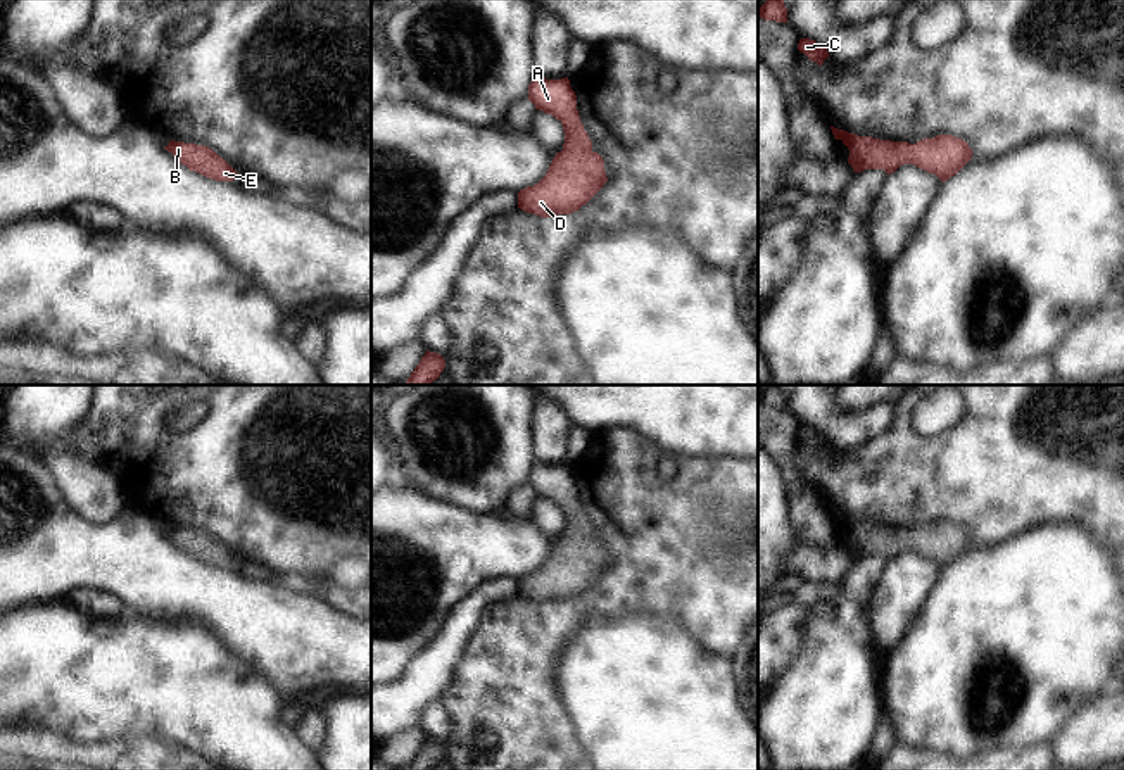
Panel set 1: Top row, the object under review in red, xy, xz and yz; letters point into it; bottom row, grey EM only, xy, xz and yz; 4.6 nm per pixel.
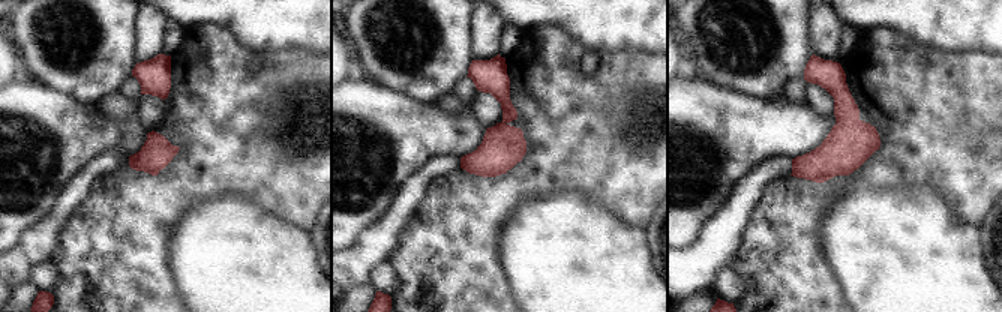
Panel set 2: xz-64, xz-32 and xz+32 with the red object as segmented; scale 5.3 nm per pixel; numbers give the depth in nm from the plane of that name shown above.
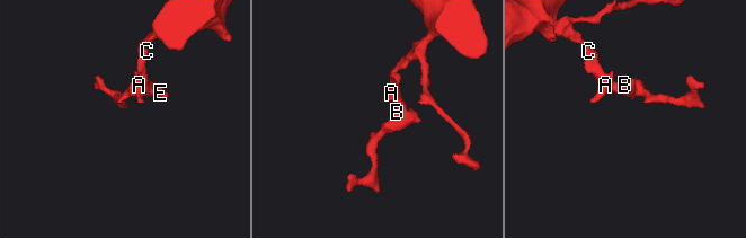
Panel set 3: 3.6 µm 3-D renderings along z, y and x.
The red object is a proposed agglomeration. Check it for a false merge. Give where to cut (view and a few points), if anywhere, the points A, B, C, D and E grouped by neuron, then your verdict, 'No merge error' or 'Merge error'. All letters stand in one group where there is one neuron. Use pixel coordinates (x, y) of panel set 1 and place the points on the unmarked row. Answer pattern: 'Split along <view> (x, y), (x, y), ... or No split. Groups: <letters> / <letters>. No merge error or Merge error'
No split. Groups: A B C D E. No merge error.

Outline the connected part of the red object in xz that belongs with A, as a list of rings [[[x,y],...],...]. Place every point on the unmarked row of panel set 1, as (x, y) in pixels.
[[[535,463],[528,471],[528,487],[535,495],[554,502],[563,511],[565,530],[563,537],[554,542],[546,563],[534,573],[518,578],[518,596],[540,604],[571,601],[608,568],[604,547],[592,537],[568,464],[546,466]]]

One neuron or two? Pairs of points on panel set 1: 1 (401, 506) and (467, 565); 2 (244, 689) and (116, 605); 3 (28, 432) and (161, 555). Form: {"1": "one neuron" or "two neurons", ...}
{"1": "one neuron", "2": "two neurons", "3": "two neurons"}

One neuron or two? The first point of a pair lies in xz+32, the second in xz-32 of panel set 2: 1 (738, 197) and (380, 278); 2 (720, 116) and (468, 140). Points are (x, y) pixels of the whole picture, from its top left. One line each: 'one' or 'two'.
1: two
2: one

